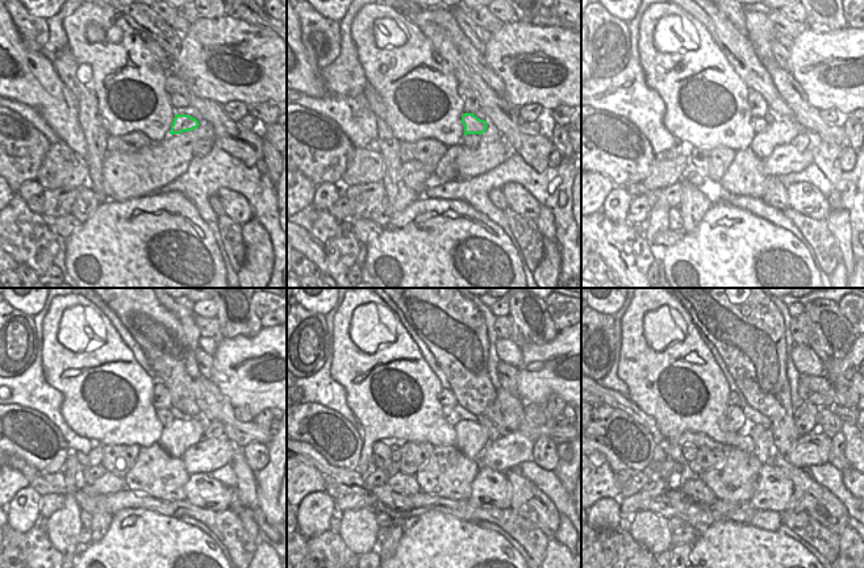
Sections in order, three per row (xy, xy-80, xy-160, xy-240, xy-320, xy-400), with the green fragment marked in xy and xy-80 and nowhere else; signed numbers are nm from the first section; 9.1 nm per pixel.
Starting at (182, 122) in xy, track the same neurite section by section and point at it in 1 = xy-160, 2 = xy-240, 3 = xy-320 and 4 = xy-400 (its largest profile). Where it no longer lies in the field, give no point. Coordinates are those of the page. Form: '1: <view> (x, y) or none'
1: xy-160 (759, 125)
2: xy-240 (163, 414)
3: xy-320 (449, 413)
4: xy-400 (734, 420)

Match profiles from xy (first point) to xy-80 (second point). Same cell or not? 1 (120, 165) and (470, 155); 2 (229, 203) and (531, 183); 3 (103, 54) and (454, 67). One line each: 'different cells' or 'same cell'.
1: same cell
2: different cells
3: different cells

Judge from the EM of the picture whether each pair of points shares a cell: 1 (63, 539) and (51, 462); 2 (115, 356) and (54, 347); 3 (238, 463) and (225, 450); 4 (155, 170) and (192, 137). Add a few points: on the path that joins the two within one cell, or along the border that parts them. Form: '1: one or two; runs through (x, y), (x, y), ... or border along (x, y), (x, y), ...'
1: two; border along (67, 449), (67, 459), (61, 471)
2: one; runs through (100, 360), (69, 360)
3: two; border along (236, 446), (228, 462)
4: one; runs through (165, 161), (183, 142)

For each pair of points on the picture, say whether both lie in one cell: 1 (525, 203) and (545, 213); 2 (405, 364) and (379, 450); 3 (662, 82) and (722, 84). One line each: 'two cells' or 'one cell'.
1: two cells
2: two cells
3: one cell

